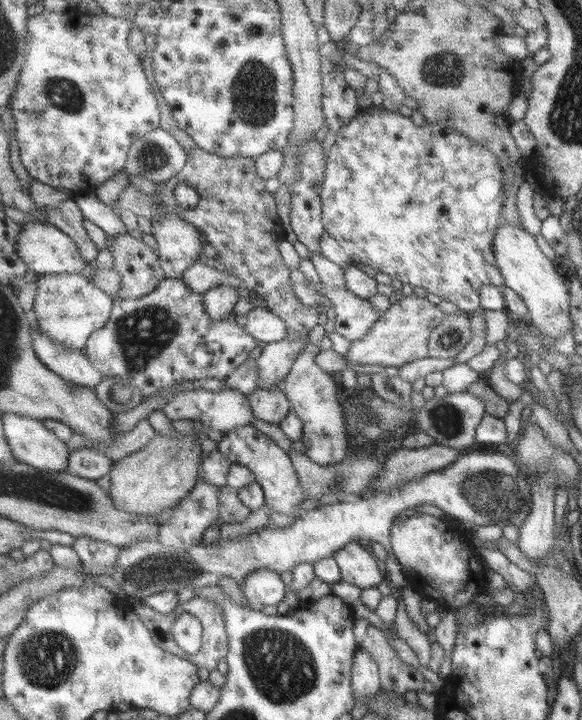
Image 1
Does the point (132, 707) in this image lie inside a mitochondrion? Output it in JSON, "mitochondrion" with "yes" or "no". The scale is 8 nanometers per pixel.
{"mitochondrion":"no"}

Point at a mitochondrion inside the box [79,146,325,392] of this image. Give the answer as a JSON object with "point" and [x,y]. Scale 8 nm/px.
{"point":[142,334]}

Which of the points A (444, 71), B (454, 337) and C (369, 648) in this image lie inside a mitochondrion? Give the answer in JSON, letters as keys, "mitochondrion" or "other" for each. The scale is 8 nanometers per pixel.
{"A":"mitochondrion","B":"other","C":"other"}

